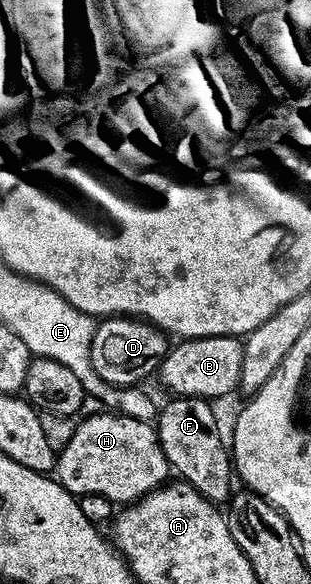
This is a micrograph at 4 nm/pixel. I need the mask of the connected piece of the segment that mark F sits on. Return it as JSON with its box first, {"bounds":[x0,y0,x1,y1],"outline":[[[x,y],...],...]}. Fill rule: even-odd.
{"bounds":[157,396,233,503],"outline":[[[176,396],[157,417],[159,442],[168,466],[175,469],[180,478],[193,486],[205,499],[223,503],[232,496],[233,457],[229,449],[222,445],[217,435],[216,420],[210,400],[199,397]]]}

